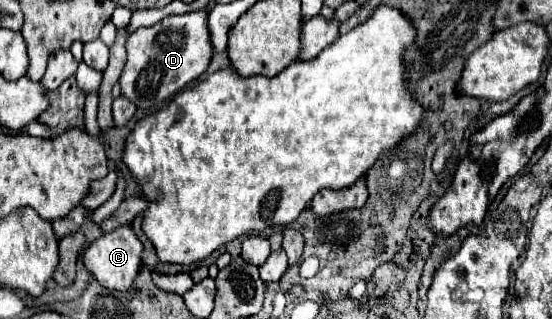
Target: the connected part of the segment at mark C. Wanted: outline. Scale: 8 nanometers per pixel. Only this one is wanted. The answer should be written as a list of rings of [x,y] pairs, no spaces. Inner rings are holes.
[[[119,226],[117,230],[97,238],[85,250],[83,262],[91,270],[91,274],[99,280],[101,286],[105,286],[109,290],[129,290],[133,286],[139,270],[141,270],[141,252],[143,252],[143,244],[137,238],[137,234],[133,232],[133,228],[131,226]]]

